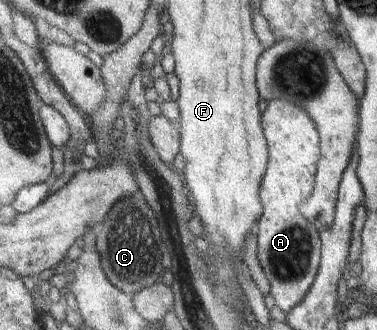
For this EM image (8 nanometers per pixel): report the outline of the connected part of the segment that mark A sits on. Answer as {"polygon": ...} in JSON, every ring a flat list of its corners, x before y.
{"polygon":[[275,99,263,107,262,125,270,159,261,181,260,197,265,212,258,220,258,257,271,281,275,304,285,313,303,302,318,278,322,262,322,235,300,207,314,194,318,162,322,159,322,137,315,121,299,105]]}

